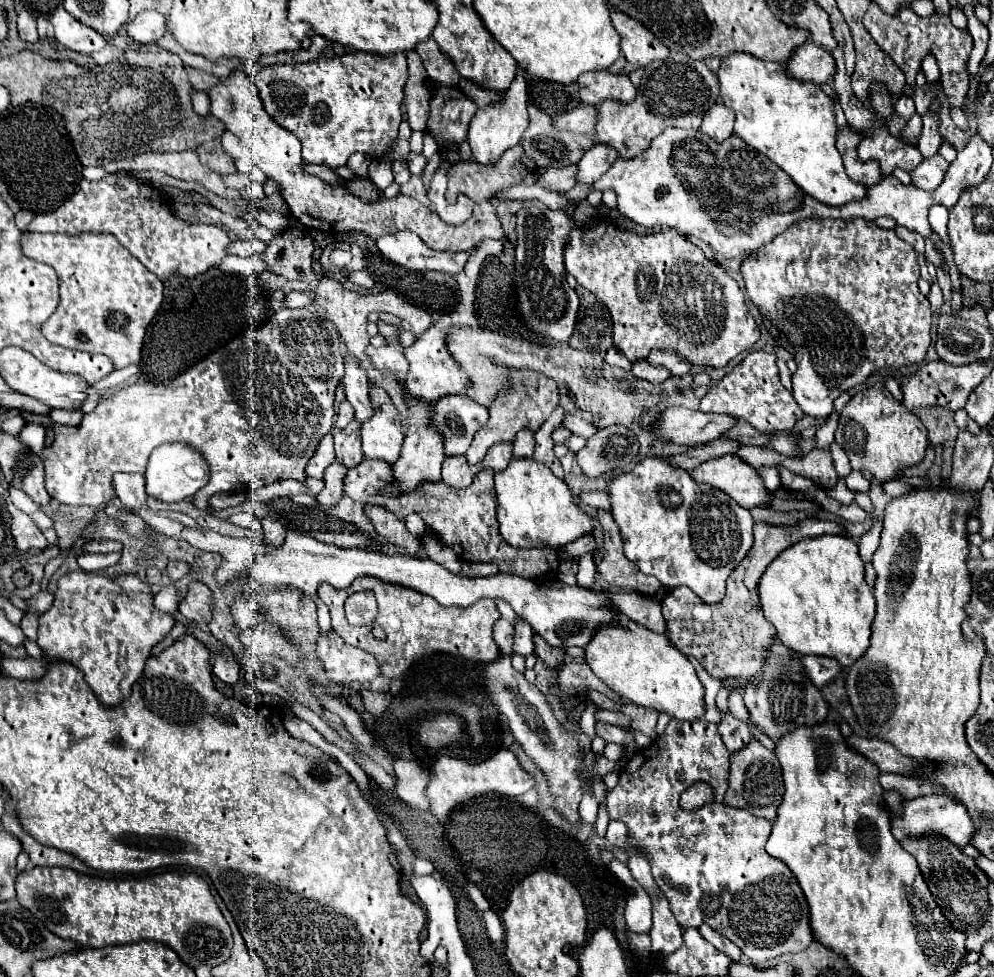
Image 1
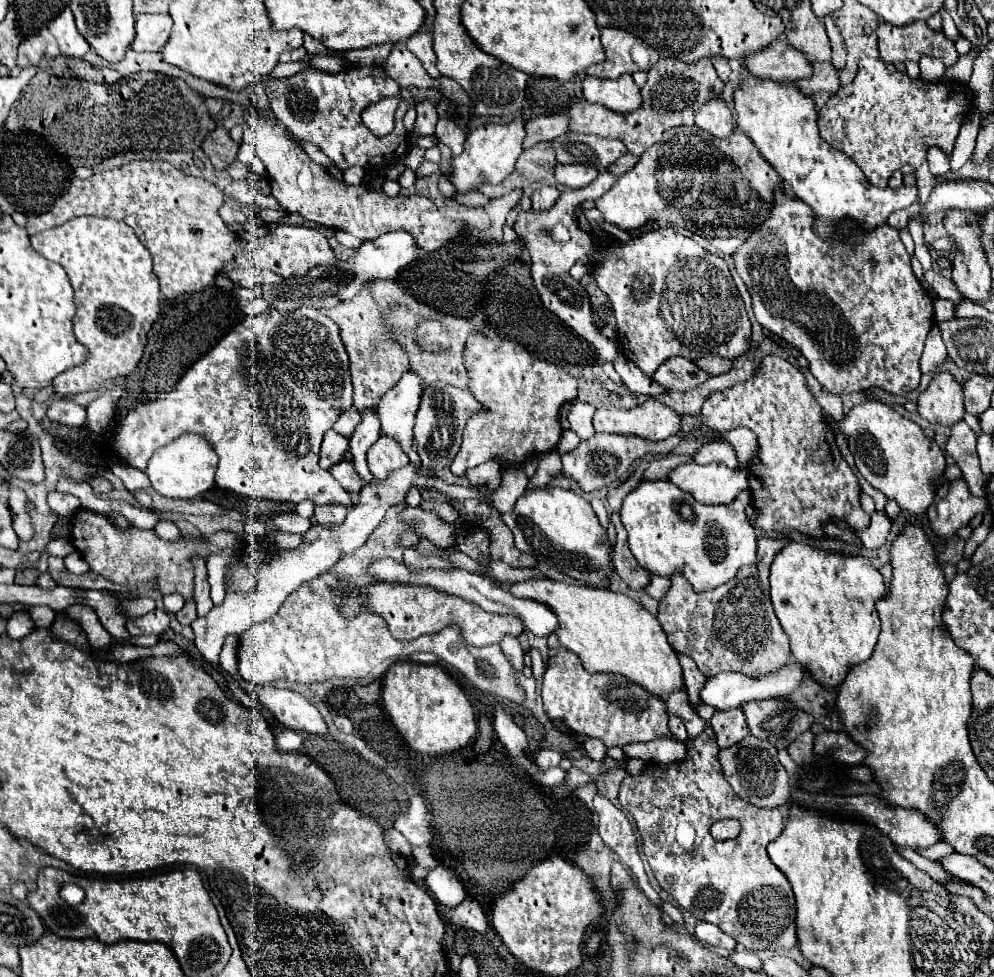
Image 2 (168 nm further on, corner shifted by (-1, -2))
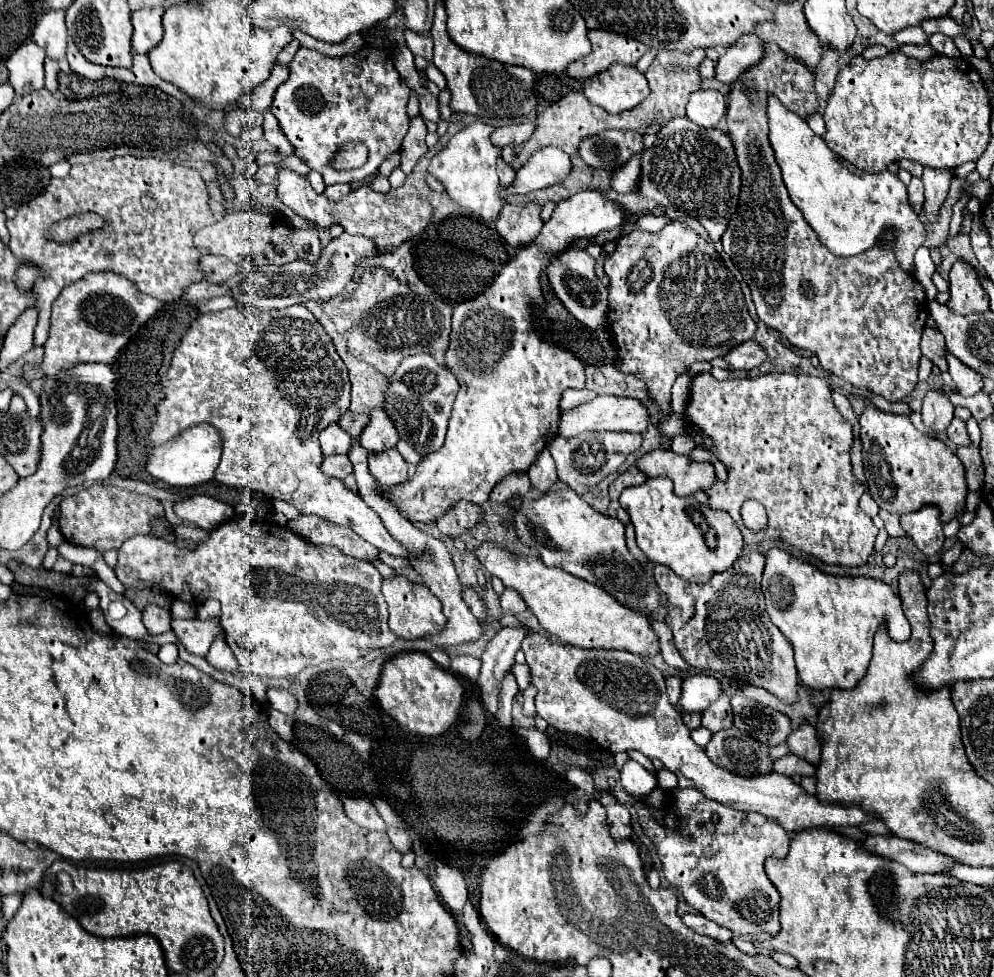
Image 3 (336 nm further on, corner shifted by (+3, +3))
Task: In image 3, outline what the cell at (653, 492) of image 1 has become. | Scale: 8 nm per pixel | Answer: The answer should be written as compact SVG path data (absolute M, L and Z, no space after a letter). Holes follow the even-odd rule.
M649 478L641 486L625 488L619 502L631 516L637 544L645 556L655 564L669 566L683 580L709 582L711 576L727 570L743 550L741 532L727 512L711 510L693 496L675 496L669 478Z

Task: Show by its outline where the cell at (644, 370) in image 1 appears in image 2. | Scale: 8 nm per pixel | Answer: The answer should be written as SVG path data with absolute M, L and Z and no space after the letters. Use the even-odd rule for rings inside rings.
M671 357L651 375L651 379L663 385L667 391L683 391L701 385L705 379L709 379L709 375L699 371L699 367L695 369L693 361L689 359Z

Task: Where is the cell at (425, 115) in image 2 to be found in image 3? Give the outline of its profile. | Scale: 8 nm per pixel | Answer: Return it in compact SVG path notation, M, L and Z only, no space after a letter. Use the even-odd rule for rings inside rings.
M421 116L413 118L411 120L411 126L409 126L409 132L403 140L403 152L401 152L401 168L405 174L409 174L415 166L415 162L427 152L427 144L425 144L425 134L427 134L427 128L425 128L425 122Z

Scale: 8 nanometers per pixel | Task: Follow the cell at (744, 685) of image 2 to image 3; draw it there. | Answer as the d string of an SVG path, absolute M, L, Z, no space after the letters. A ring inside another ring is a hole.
M695 674L687 676L681 686L681 698L677 702L679 714L691 714L691 712L703 712L711 702L715 702L721 694L721 686L717 678L707 674Z

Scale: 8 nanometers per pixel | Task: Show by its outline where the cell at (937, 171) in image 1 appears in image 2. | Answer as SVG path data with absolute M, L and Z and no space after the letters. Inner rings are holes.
M741 67L739 71L741 83L733 93L733 101L735 101L735 113L737 113L737 129L741 133L747 133L747 137L751 137L751 141L755 143L755 147L759 149L759 153L763 155L765 161L769 161L775 171L779 173L779 177L785 181L787 187L793 189L795 197L805 201L813 211L815 211L815 227L817 227L817 235L823 239L831 237L831 231L835 231L835 225L839 223L839 219L851 217L855 219L861 227L877 227L883 225L887 221L887 217L897 211L897 209L907 209L911 203L915 203L915 199L919 199L919 191L917 187L905 187L901 185L897 191L893 189L877 189L871 187L871 183L867 183L863 171L841 151L833 149L831 145L827 145L817 129L817 109L815 109L815 101L807 95L803 95L793 83L775 83L775 81L767 81L767 79L757 79L751 73L747 73L747 67Z

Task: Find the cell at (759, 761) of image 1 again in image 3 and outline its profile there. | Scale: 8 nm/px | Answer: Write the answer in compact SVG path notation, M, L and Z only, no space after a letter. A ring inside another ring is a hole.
M735 726L715 732L711 742L705 746L705 752L715 764L743 776L771 772L773 760L769 758L769 748L755 742Z

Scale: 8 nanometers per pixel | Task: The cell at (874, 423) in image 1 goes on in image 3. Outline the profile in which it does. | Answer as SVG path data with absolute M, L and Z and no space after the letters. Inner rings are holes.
M867 406L859 416L865 480L869 494L875 498L879 508L891 514L907 514L923 508L925 504L939 508L939 520L959 520L965 512L967 480L961 460L953 450L935 436L919 432L907 416L889 414L875 406Z

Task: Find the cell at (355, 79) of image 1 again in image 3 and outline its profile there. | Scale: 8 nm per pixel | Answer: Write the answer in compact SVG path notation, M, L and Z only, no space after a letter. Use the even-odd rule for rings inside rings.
M364 46L356 54L329 58L317 50L299 48L289 64L289 78L277 88L271 112L299 156L317 170L325 184L359 182L377 172L383 160L399 152L409 130L407 102L411 90L395 70L392 52ZM347 140L359 140L369 148L369 160L357 170L333 170L329 166L337 148Z

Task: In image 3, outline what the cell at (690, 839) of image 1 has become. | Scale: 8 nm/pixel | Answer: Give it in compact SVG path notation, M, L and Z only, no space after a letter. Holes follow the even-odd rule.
M665 790L667 800L671 802L667 808L675 810L681 822L675 830L667 830L663 822L657 822L649 812L643 796L635 796L635 808L639 812L639 822L651 842L657 846L657 854L663 864L663 876L667 882L679 890L687 904L699 910L705 918L717 922L723 928L729 928L733 934L757 934L757 936L773 936L779 932L779 892L767 878L763 864L769 856L785 858L789 850L789 834L771 818L763 818L761 814L747 814L723 806L715 800L703 798L699 790ZM713 814L719 816L719 822L713 822Z

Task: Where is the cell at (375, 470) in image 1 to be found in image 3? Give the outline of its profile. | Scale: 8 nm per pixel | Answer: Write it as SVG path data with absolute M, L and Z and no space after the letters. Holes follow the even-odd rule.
M333 454L333 456L325 456L323 458L321 470L327 476L343 480L345 476L349 476L353 472L353 466L351 466L351 462L349 462L349 458L345 454Z

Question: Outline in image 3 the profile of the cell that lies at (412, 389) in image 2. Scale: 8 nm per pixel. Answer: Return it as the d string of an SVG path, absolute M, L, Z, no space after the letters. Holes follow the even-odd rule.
M375 408L375 410L371 410L369 418L371 418L369 424L365 426L363 434L359 436L359 444L371 454L395 448L395 444L399 442L399 434L397 434L391 418L387 418L385 410Z

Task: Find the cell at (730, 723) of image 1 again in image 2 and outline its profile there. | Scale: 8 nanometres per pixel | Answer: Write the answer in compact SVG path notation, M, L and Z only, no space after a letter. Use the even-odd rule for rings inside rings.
M741 707L729 709L729 711L715 711L715 715L711 717L709 723L715 731L715 739L721 749L733 747L735 743L743 741L745 735L749 733Z

